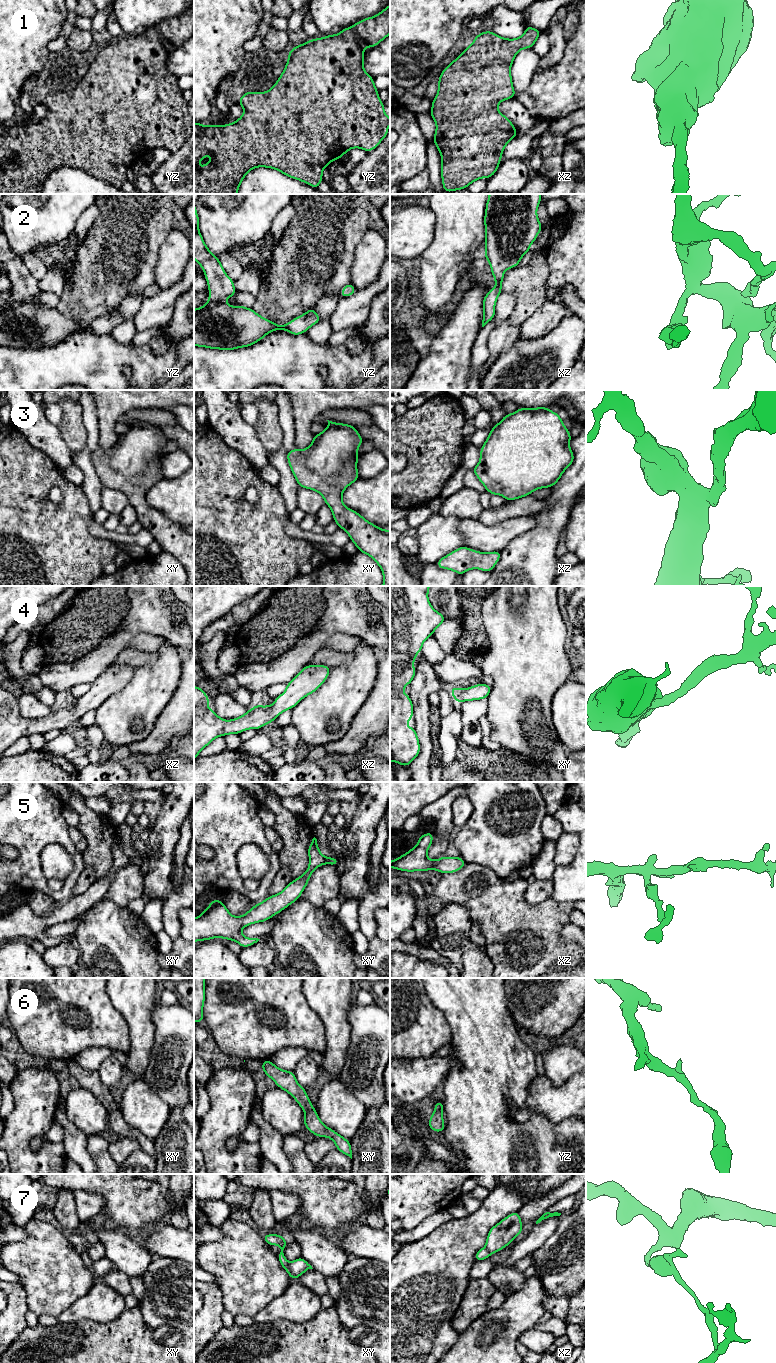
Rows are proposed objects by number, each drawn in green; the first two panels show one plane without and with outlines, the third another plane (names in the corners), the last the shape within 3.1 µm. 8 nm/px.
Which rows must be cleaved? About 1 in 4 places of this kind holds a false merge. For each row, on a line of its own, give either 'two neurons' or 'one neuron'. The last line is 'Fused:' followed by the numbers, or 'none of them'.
1: one neuron
2: one neuron
3: one neuron
4: one neuron
5: one neuron
6: one neuron
7: two neurons
Fused: 7

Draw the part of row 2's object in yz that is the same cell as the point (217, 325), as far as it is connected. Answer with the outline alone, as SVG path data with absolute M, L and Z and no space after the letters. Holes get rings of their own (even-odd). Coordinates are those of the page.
M194 202L194 259L200 264L209 289L209 300L200 308L194 309L194 346L210 349L235 350L241 347L249 347L262 340L268 333L275 330L288 331L292 335L306 333L307 330L319 323L321 318L313 307L306 313L295 317L285 325L278 325L258 315L252 308L242 305L235 307L224 302L225 298L234 296L236 289L234 281L226 274L218 259L206 246L199 231L199 216Z

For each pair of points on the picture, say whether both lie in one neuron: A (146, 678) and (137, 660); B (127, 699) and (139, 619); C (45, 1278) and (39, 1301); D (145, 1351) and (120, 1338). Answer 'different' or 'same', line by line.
A: different
B: different
C: same
D: same

